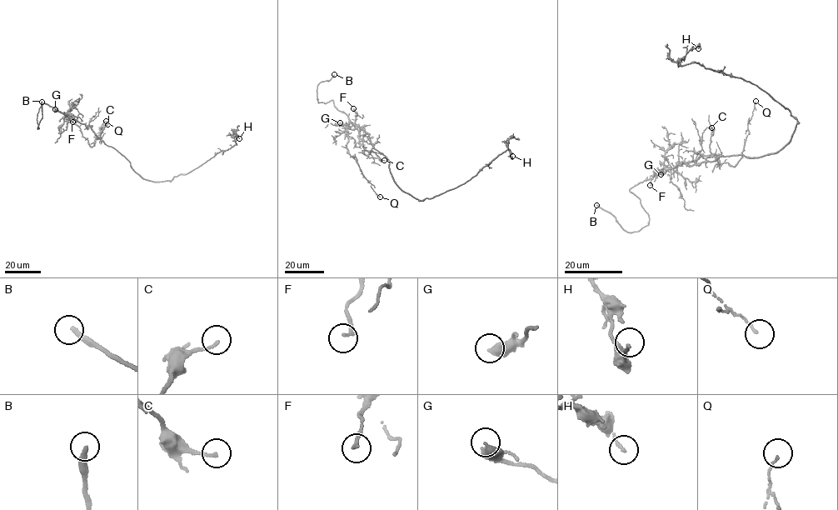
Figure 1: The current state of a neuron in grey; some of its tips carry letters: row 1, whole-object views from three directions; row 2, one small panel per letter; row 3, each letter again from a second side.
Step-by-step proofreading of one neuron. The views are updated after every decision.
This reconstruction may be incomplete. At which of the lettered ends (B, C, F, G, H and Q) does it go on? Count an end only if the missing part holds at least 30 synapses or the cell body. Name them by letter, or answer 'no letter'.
B

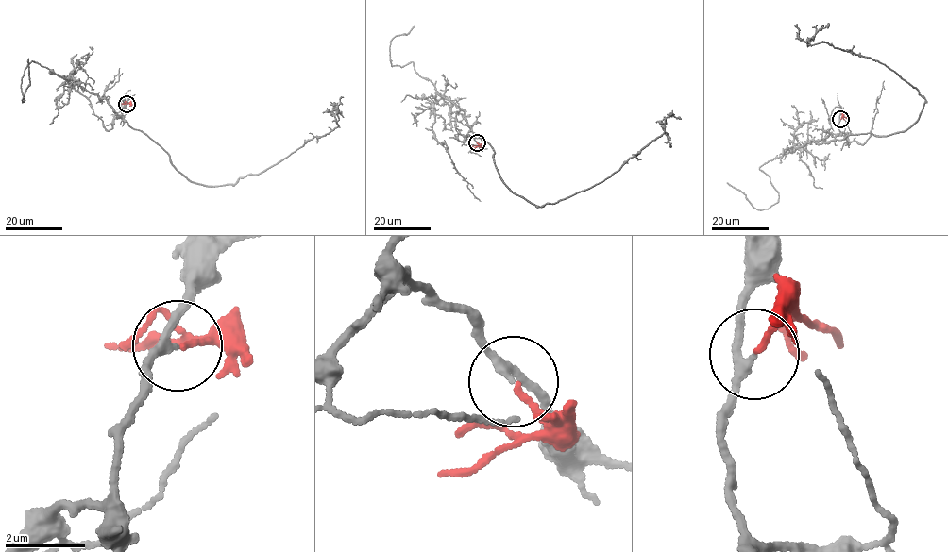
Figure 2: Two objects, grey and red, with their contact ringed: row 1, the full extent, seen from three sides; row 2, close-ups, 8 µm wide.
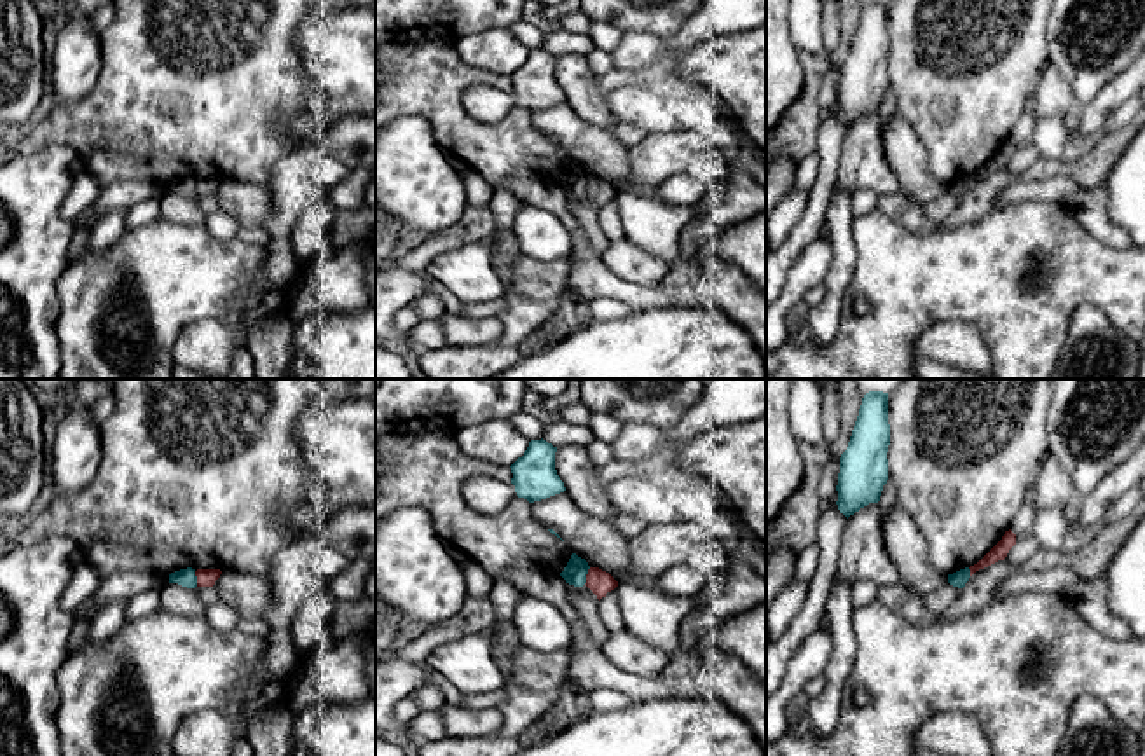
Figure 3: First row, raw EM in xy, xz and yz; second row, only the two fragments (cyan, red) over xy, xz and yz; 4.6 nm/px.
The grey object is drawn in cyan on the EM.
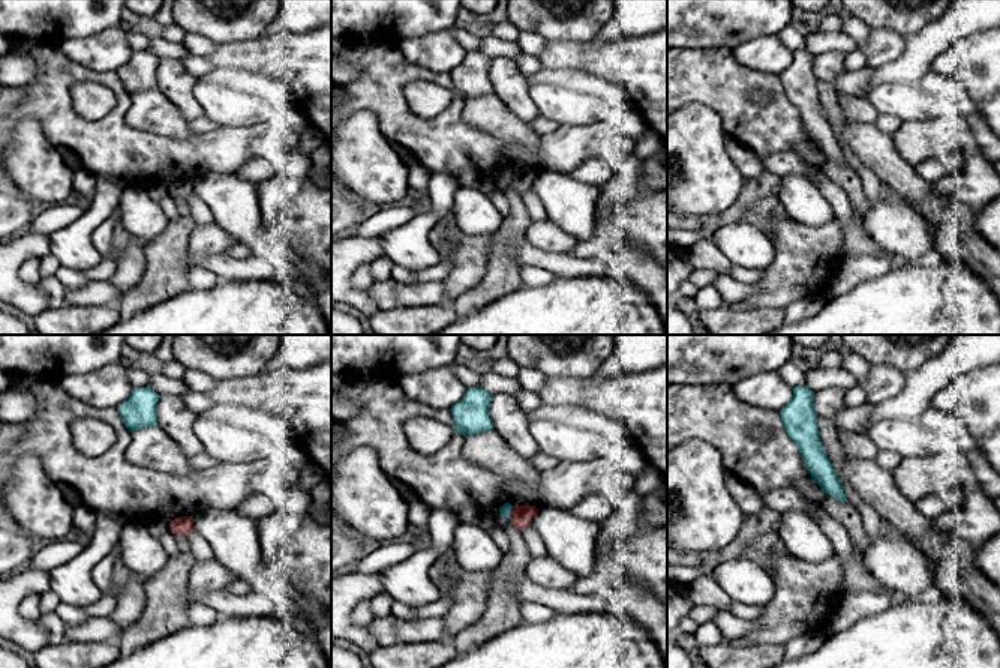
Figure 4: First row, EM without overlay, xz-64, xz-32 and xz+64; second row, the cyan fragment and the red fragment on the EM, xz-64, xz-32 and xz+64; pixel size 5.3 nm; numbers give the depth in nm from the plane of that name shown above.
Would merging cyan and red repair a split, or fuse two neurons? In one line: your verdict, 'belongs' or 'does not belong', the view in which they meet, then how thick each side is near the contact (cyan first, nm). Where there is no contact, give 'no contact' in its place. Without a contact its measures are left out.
does not belong; meets cyan in xz; 110 nm thick on the cyan side, 110 nm on the other

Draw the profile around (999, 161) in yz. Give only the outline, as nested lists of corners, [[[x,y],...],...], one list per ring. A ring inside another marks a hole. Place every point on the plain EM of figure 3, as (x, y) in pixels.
[[[1009,138],[1005,140],[1005,143],[1002,145],[1002,148],[974,175],[970,175],[970,185],[979,180],[984,178],[998,169],[1004,169],[1009,162],[1009,159],[1016,154],[1016,143]]]

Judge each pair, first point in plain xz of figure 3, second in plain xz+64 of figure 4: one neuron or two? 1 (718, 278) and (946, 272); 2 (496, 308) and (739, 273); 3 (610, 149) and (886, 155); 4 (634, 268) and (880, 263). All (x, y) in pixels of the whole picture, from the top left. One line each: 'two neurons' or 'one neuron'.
1: two neurons
2: one neuron
3: one neuron
4: two neurons

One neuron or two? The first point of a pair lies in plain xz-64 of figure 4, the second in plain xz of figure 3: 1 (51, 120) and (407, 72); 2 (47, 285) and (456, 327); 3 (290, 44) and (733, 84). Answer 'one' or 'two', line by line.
1: one
2: two
3: one

